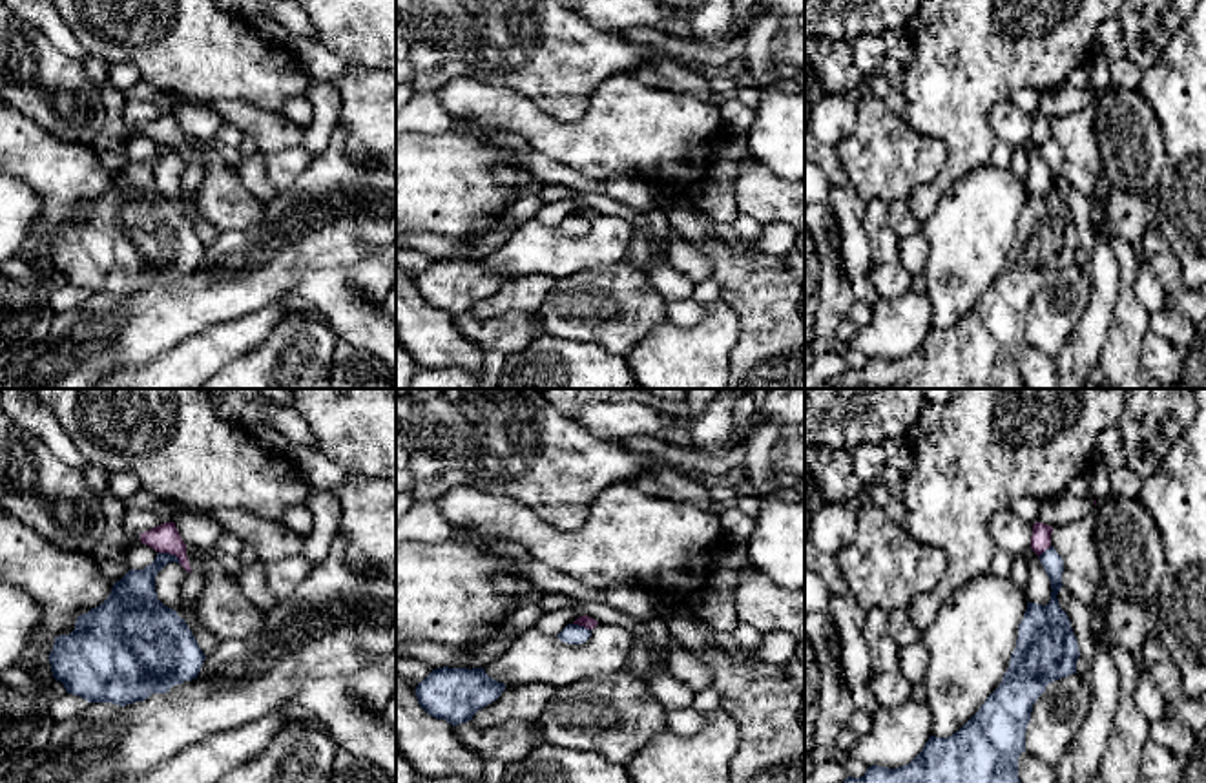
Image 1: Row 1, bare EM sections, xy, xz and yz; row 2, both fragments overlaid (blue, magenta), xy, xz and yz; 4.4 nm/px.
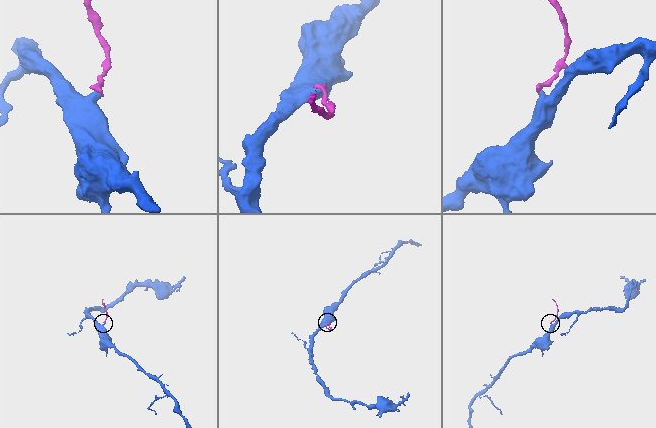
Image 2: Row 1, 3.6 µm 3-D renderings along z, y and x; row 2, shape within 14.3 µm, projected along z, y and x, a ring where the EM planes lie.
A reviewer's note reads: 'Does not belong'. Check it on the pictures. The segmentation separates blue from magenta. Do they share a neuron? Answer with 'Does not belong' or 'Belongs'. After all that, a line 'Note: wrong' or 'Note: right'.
Does not belong
Note: right

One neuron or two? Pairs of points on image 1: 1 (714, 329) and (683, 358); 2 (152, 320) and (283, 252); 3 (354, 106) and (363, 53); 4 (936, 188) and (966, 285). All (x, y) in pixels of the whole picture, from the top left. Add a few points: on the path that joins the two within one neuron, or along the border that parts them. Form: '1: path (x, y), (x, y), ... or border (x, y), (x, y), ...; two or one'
1: path (706, 336), (690, 353); one
2: path (185, 307), (214, 294), (238, 274), (250, 269); one
3: border (349, 64), (376, 70); two
4: border (971, 170), (938, 199), (922, 221); two

